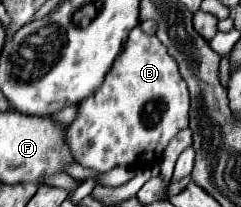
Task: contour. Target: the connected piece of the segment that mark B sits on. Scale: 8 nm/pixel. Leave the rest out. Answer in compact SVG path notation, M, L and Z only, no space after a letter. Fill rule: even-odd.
M134 27L128 35L126 47L114 61L104 83L94 95L78 103L76 119L66 127L66 145L74 155L74 161L96 173L108 173L114 167L160 161L168 141L184 127L188 127L190 97L184 79L178 73L176 61L168 55L166 47L156 35L146 35L140 27Z

